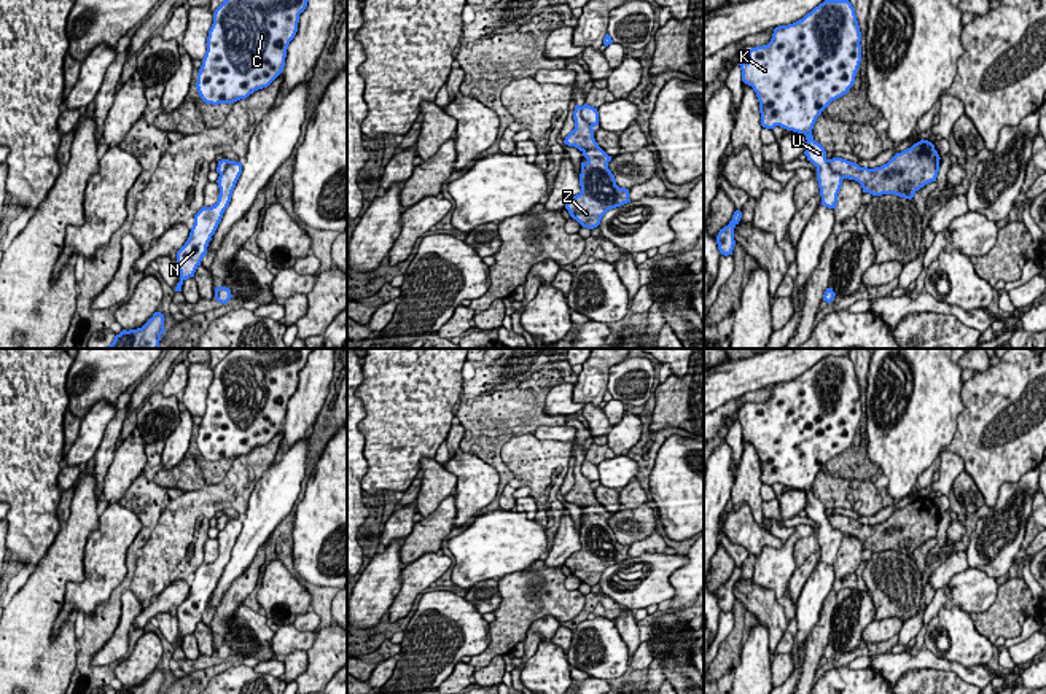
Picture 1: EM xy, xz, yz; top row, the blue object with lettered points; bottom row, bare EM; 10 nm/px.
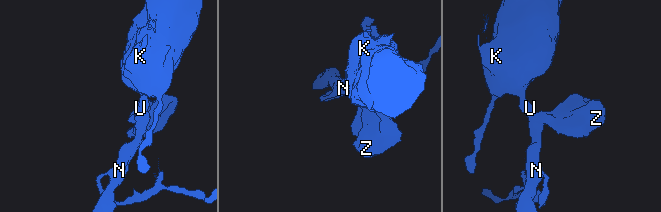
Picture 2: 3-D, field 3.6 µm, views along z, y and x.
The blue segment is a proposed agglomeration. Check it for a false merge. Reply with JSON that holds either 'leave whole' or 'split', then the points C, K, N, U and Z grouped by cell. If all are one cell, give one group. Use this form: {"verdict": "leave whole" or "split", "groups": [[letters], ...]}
{"verdict": "split", "groups": [["C", "K", "N", "U"], ["Z"]]}

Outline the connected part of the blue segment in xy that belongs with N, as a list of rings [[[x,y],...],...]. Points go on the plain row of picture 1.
[[[229,517],[229,522],[220,530],[217,540],[220,544],[218,557],[212,563],[202,563],[194,571],[194,581],[185,602],[177,608],[177,619],[180,627],[180,638],[175,648],[181,648],[186,635],[194,634],[202,614],[207,611],[209,598],[215,591],[224,567],[231,559],[232,548],[242,530],[242,519]]]

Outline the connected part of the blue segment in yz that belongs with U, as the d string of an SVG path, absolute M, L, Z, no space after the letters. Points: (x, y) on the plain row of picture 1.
M825 357L807 369L802 376L779 382L774 385L772 395L764 403L748 406L748 417L742 419L739 411L739 422L742 427L742 438L753 444L759 458L761 482L774 485L780 482L806 492L807 517L817 524L817 536L822 552L822 562L836 565L837 551L842 543L842 532L829 524L825 505L814 497L812 485L822 468L836 455L849 449L855 439L855 433L861 419L861 388L857 377L855 365L849 357Z

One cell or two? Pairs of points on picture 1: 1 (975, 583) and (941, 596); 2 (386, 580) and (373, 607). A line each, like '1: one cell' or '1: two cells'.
1: one cell
2: one cell

